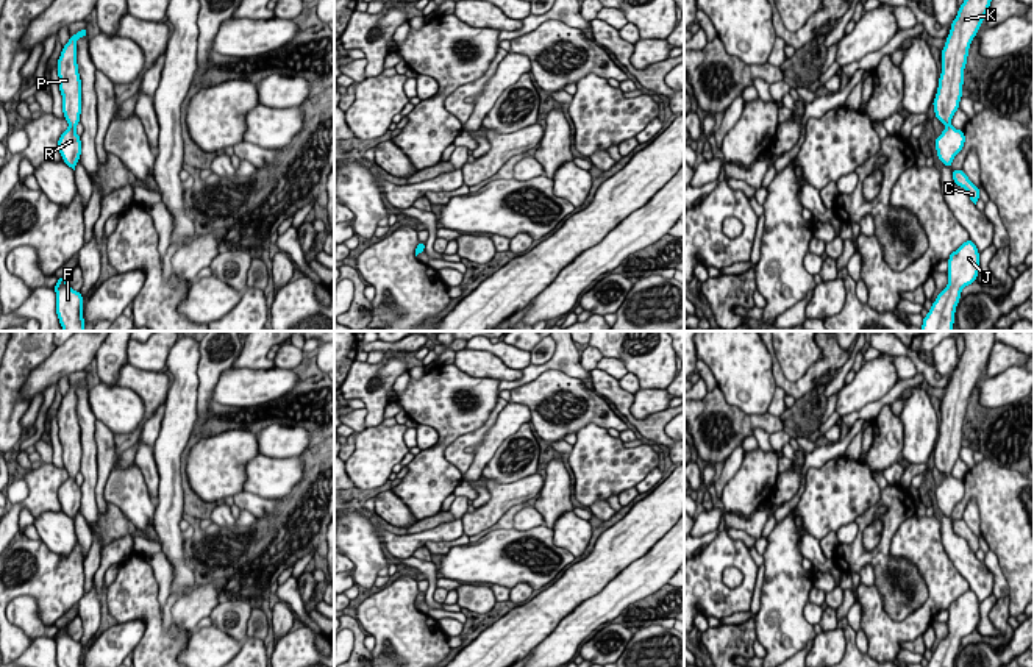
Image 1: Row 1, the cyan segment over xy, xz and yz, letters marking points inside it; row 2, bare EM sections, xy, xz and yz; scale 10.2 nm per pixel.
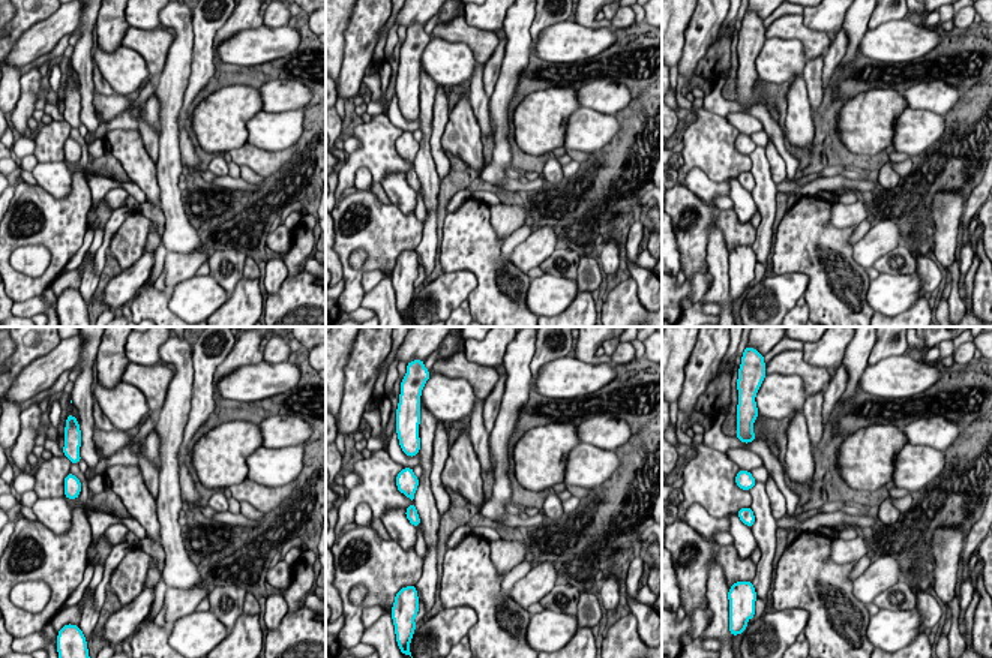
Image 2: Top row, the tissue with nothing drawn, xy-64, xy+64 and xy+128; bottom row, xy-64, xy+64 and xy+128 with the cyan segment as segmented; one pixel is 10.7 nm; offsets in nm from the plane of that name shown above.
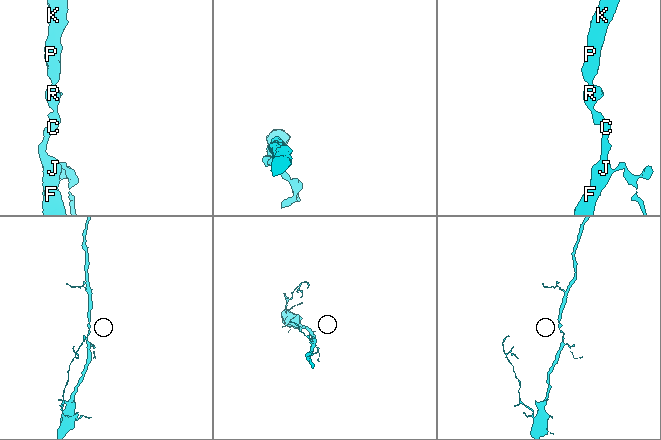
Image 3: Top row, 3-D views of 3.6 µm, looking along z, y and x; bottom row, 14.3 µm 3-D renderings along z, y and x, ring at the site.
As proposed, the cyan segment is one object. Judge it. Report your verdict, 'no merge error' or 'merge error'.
no merge error

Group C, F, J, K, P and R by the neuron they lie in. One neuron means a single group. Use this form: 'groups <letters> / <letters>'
groups C F J K P R

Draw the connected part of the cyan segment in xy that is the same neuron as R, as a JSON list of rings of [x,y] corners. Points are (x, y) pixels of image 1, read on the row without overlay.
[[[83,378],[77,384],[69,387],[69,392],[62,397],[58,409],[59,442],[62,445],[62,462],[69,472],[69,478],[58,489],[58,498],[62,511],[75,520],[81,505],[81,489],[75,478],[80,473],[81,464],[81,430],[77,414],[77,389],[87,386],[87,380]]]

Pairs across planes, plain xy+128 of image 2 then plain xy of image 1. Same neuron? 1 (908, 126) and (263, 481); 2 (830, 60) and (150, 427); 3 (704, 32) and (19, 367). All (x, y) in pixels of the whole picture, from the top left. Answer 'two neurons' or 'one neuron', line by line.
1: one neuron
2: one neuron
3: one neuron

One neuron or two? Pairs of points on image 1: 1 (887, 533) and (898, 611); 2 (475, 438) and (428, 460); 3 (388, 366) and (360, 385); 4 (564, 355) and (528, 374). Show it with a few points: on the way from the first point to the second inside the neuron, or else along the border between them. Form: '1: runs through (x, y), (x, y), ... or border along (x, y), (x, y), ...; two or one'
1: runs through (883, 552), (881, 581), (887, 592); one
2: border along (475, 430), (445, 449), (445, 458), (461, 474); two
3: runs through (381, 372), (366, 381); one
4: runs through (555, 363), (538, 370); one

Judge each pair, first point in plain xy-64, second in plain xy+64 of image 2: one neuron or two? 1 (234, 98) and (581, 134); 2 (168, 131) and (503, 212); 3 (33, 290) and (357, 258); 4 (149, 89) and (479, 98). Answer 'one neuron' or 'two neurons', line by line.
1: two neurons
2: two neurons
3: two neurons
4: two neurons

